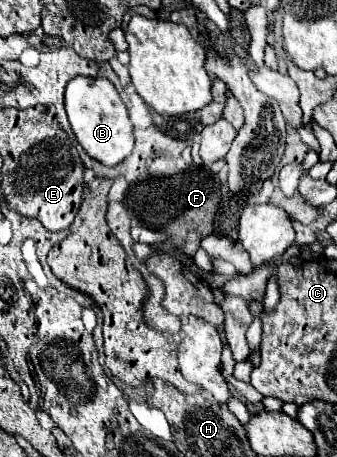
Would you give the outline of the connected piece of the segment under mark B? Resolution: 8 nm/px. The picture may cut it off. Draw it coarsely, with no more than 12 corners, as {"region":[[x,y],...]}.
{"region":[[74,77],[66,113],[92,159],[132,153],[132,123],[108,79]]}

